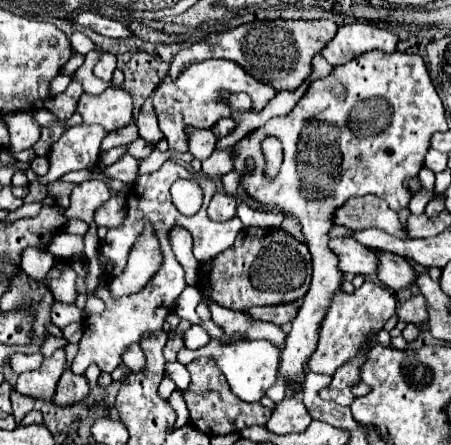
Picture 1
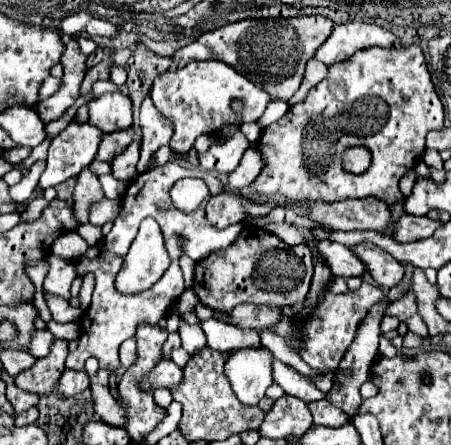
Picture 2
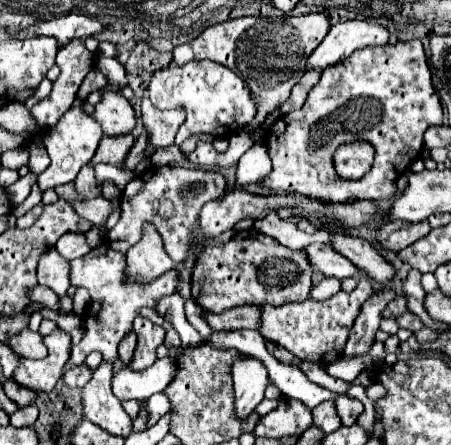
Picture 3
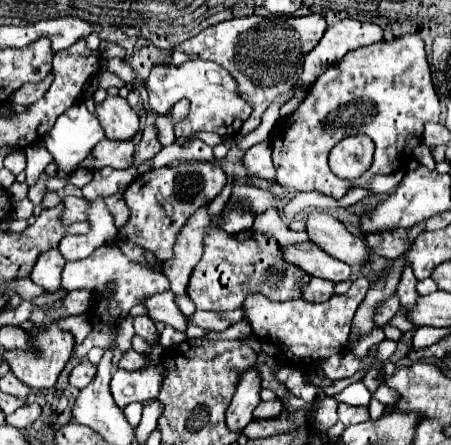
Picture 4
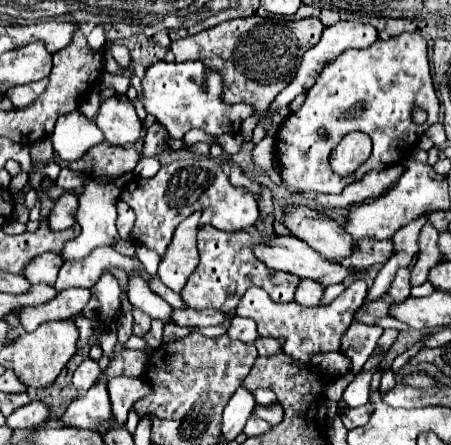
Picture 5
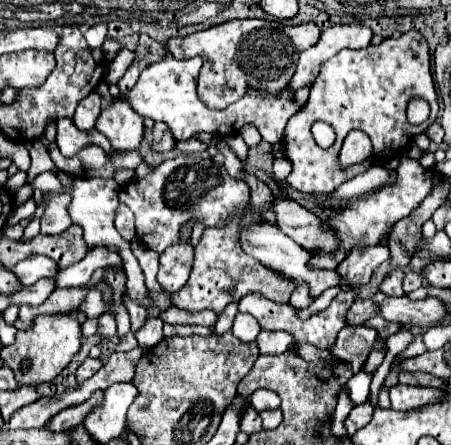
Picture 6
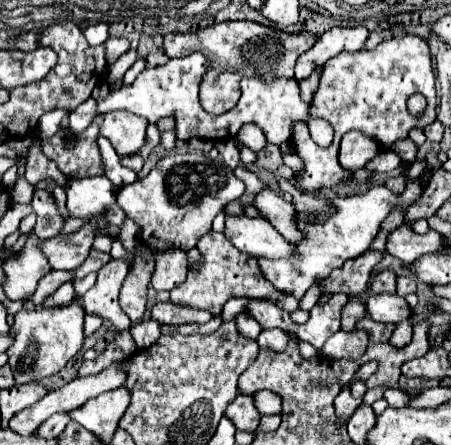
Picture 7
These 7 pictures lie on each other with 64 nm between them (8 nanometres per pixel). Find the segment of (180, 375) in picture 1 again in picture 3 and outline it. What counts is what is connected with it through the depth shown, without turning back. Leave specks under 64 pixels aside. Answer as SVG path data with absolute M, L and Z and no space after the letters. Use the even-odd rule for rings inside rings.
M162 358L156 360L150 368L146 370L130 370L128 366L124 366L120 372L114 374L114 396L124 402L124 400L148 400L152 394L162 392L168 382L172 382L174 378L174 360L172 358Z

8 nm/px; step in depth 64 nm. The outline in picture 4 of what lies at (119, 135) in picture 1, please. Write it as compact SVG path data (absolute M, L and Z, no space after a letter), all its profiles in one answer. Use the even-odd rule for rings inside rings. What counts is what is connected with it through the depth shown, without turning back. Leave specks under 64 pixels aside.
M100 140L96 148L92 150L92 156L84 160L82 168L88 170L102 170L106 166L114 170L124 170L132 166L132 156L134 156L134 144L128 142L116 142L116 140Z

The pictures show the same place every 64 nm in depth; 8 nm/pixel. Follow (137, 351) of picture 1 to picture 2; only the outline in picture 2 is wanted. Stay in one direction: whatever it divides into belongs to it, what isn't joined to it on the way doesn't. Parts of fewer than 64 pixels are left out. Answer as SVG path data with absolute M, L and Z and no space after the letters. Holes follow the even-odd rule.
M130 338L120 346L120 364L128 368L136 360L136 338Z

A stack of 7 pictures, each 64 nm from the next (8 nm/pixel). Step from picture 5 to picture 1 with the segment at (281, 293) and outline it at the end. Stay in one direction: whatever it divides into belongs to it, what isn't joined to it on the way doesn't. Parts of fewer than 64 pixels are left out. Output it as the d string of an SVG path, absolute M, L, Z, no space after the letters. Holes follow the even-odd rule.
M244 228L236 242L220 256L200 264L196 288L212 302L230 310L248 310L252 306L288 304L302 300L310 288L312 258L308 246L280 228Z

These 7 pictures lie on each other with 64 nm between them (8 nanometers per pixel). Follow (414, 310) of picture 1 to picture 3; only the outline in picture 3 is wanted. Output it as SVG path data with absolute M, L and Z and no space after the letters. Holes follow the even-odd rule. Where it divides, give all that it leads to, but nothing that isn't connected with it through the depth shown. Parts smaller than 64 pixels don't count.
M396 296L386 308L384 308L384 316L382 318L396 318L400 314L404 314L408 308L406 308L406 298L404 296Z

